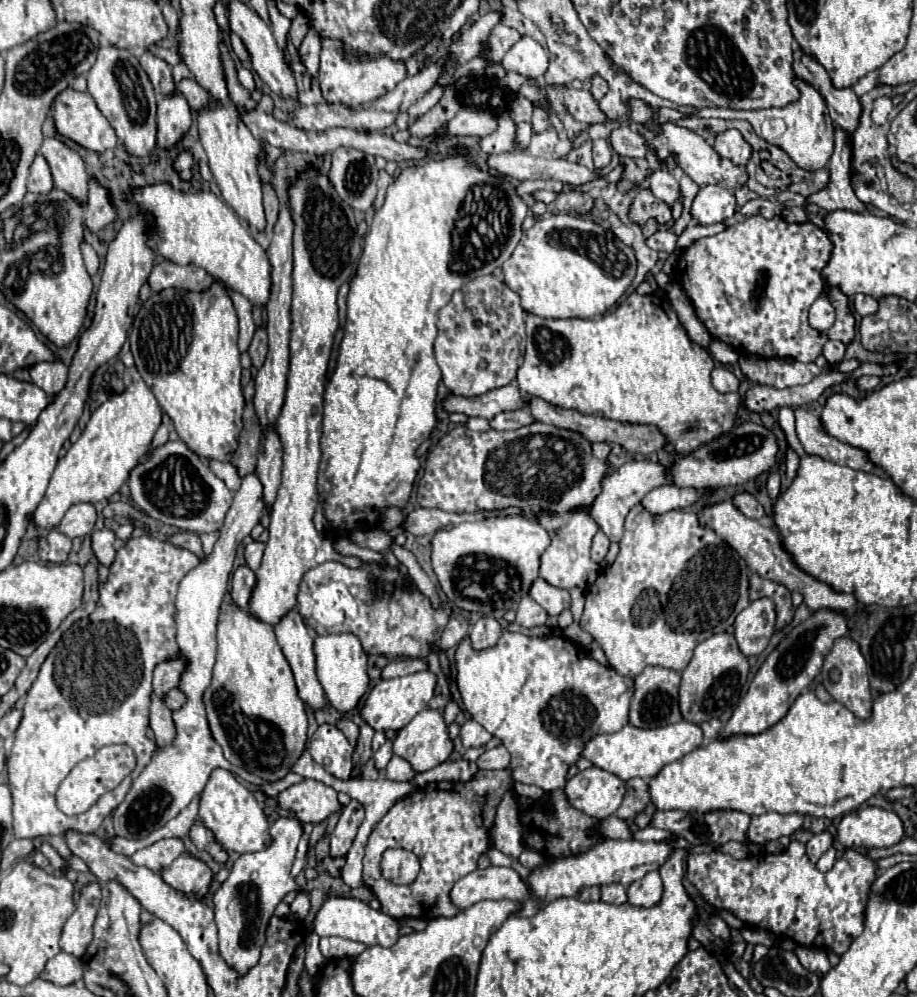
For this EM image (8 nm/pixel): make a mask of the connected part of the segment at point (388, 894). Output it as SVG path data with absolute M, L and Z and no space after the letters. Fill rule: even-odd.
M508 769L502 771L478 771L474 779L468 783L428 783L420 787L416 793L400 799L384 817L382 821L374 827L368 845L366 845L366 855L364 855L364 883L374 891L378 901L382 903L382 911L394 919L402 917L438 917L446 915L452 917L458 913L458 909L450 903L450 889L454 881L464 877L466 873L474 871L478 867L478 857L490 849L490 827L494 823L496 807L502 799L502 795L512 787L512 775ZM388 847L402 847L402 849L412 849L418 859L420 859L420 877L416 877L414 883L410 885L392 885L388 883L382 873L380 873L380 857Z

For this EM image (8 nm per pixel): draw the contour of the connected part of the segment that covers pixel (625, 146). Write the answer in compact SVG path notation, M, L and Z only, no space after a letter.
M622 127L614 129L612 143L622 157L644 157L646 153L644 141L640 141L640 135L634 133L632 129L622 129Z

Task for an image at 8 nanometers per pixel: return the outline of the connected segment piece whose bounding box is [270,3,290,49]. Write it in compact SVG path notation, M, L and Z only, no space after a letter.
M274 3L270 7L270 19L272 19L272 33L274 33L276 41L282 45L282 49L286 49L286 35L288 35L288 29L290 29L290 21L278 13Z

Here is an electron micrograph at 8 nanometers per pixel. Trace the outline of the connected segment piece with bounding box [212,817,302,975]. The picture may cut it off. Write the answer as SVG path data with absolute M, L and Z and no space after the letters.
M280 817L270 827L272 845L266 845L258 853L240 855L232 865L230 877L212 893L214 923L218 927L218 953L238 975L246 975L248 969L258 963L260 949L266 943L266 927L276 905L286 893L298 889L290 869L300 837L300 821L294 817Z

